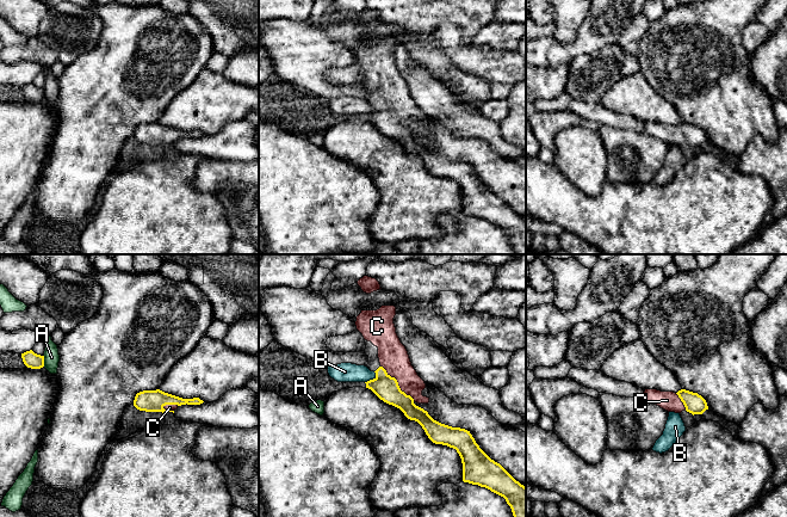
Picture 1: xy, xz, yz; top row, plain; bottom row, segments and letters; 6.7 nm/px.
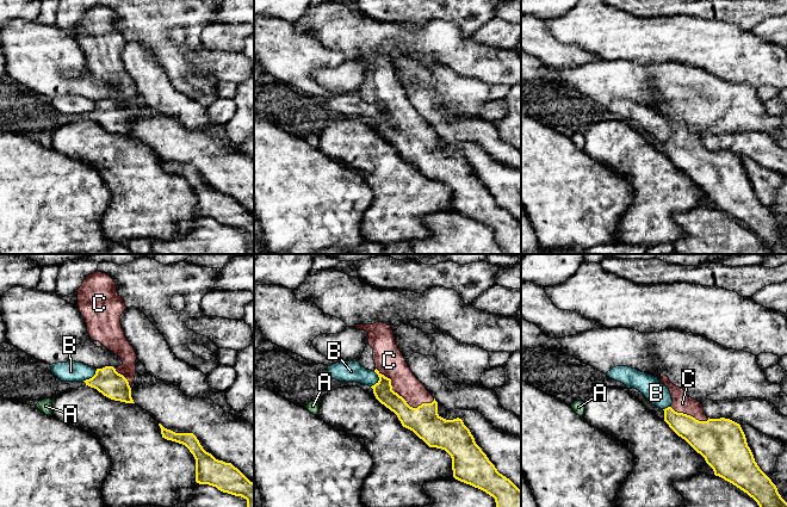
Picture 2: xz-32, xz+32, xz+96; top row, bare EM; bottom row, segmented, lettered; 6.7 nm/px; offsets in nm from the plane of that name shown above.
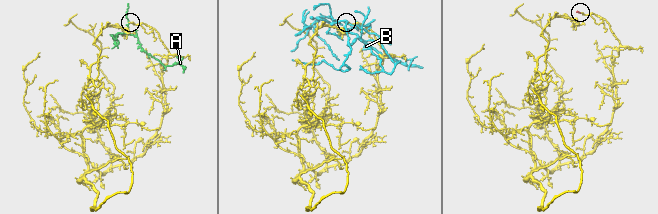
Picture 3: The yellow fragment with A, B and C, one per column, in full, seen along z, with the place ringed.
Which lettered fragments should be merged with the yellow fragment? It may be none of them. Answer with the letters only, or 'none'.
C

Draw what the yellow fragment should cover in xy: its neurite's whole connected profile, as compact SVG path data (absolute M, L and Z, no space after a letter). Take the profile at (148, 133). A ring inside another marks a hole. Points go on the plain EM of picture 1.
M160 122L143 123L136 127L134 139L145 144L173 144L181 137L200 137L204 134L199 130L182 131Z

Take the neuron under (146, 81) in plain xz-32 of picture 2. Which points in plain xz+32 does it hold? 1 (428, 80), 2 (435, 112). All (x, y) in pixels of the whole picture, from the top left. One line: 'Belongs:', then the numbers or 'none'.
Belongs: 2

